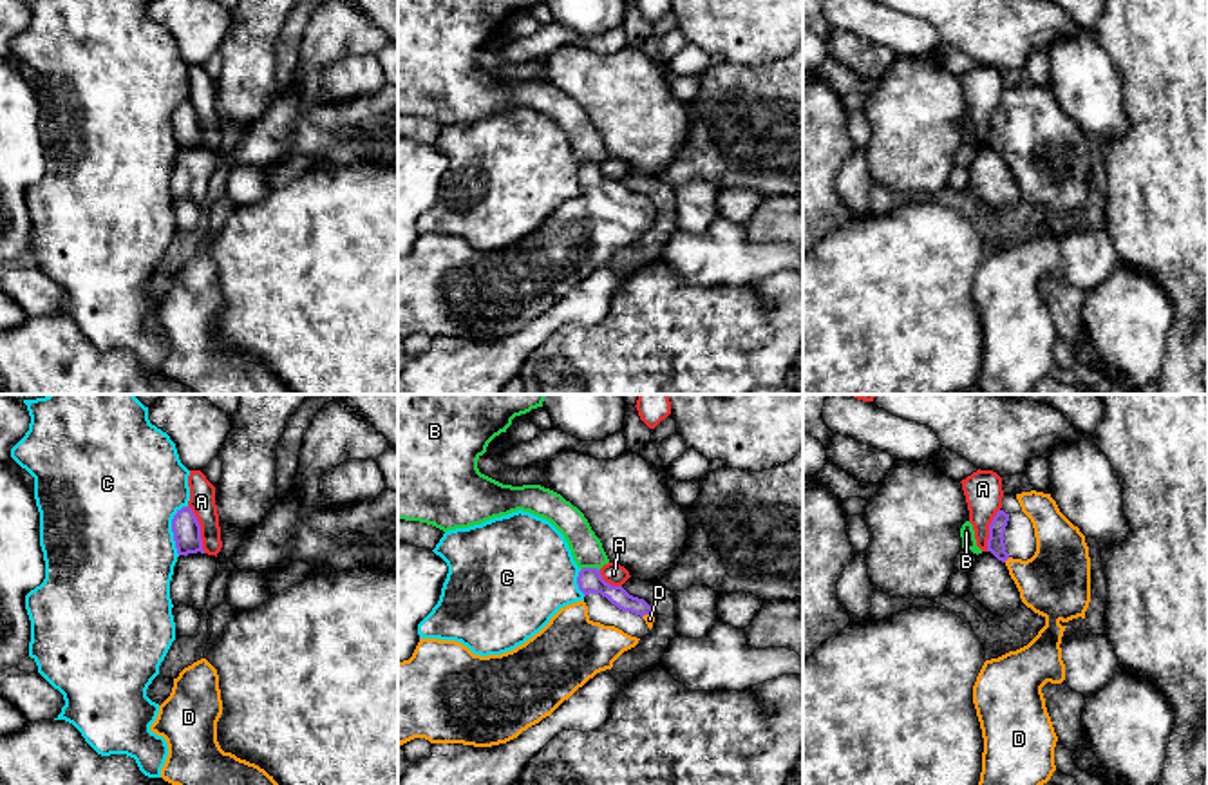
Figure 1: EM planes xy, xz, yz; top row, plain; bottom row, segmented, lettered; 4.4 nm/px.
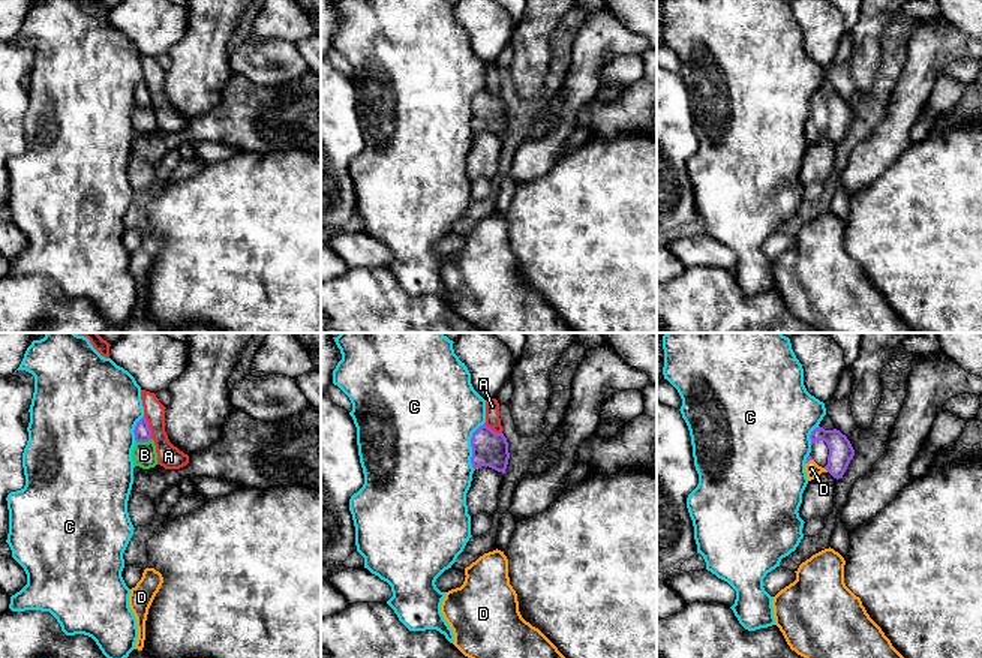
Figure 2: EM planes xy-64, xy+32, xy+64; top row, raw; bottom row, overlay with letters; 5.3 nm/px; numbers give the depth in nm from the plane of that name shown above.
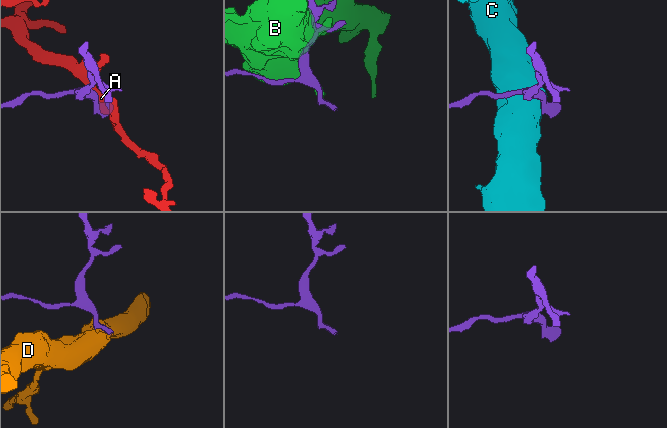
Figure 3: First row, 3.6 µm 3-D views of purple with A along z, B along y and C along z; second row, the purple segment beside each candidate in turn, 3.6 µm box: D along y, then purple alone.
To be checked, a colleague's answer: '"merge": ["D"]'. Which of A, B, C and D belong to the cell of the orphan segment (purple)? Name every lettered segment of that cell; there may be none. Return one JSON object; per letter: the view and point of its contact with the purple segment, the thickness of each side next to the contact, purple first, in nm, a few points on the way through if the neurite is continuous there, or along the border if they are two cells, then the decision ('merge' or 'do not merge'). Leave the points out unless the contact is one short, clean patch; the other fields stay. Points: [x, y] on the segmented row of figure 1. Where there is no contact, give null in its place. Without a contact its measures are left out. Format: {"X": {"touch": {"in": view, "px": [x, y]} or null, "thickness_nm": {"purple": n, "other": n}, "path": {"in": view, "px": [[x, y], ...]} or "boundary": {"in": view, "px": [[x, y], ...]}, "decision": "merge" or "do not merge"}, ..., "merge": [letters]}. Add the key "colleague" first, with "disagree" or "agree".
{"colleague": "agree", "A": {"touch": {"in": "xy", "px": [199, 529]}, "thickness_nm": {"purple": 130, "other": 110}, "boundary": {"in": "xy", "px": [[188, 505], [199, 525], [201, 548], [205, 552]]}, "decision": "do not merge"}, "B": {"touch": {"in": "xz", "px": [590, 568]}, "thickness_nm": {"purple": 110, "other": 140}, "decision": "do not merge"}, "C": {"touch": {"in": "xy", "px": [172, 529]}, "thickness_nm": {"purple": 130, "other": 500}, "decision": "do not merge"}, "D": {"touch": {"in": "yz", "px": [1006, 559]}, "thickness_nm": {"purple": 80, "other": 320}, "decision": "merge"}, "merge": ["D"]}

